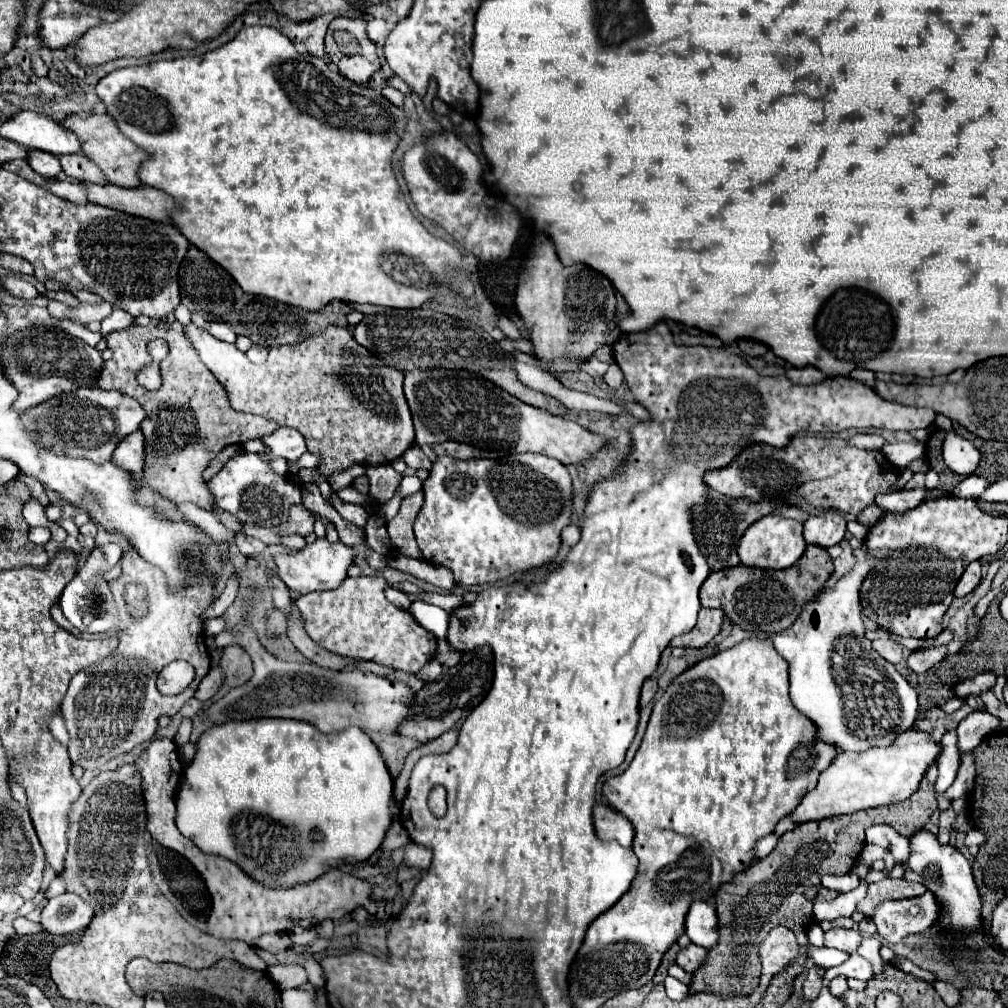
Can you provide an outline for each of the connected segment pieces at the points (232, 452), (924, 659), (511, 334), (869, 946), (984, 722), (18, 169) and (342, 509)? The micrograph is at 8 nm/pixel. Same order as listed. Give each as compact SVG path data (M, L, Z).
M236 444L236 446L226 446L226 448L224 448L224 450L222 450L222 452L220 452L220 454L218 454L210 464L208 464L208 466L216 464L216 462L226 464L230 458L234 458L234 456L238 456L238 454L242 454L242 452L244 452L244 448L242 448L242 446L238 446L238 444Z
M934 646L934 648L922 648L922 650L916 650L908 656L906 664L910 670L914 670L916 674L924 674L928 672L930 668L934 668L944 656L946 656L948 648L946 646Z
M498 316L498 320L496 320L496 326L508 336L508 338L518 338L518 336L522 336L522 332L506 318L506 316Z
M864 936L862 944L860 944L860 948L858 948L858 954L872 964L874 976L880 976L882 970L884 970L884 966L886 966L886 962L884 962L884 960L880 958L880 954L878 954L880 946L882 946L882 944L880 944L880 938L878 938L878 936Z
M976 710L968 714L960 724L958 724L958 750L960 754L974 750L984 736L990 732L1000 730L1000 720L992 716L990 712Z
M10 160L10 162L4 162L2 166L4 166L6 170L10 170L10 172L14 172L14 174L22 176L22 178L28 178L30 182L34 182L34 184L38 184L38 186L44 186L44 182L48 180L48 178L36 174L36 172L28 166L26 160Z
M332 492L332 496L330 496L330 504L340 512L340 516L342 516L344 520L348 520L348 522L352 522L352 524L364 528L364 524L366 524L366 520L368 520L368 512L366 512L364 506L346 504L346 502L342 502L342 500L336 496L336 492Z

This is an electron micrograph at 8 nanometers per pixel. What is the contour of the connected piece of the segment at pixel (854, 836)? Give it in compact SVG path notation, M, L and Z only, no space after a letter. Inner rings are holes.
M932 764L926 772L920 790L912 794L908 800L870 808L862 812L854 812L848 816L836 816L828 820L818 822L804 822L796 830L786 832L778 846L772 850L770 856L756 860L750 868L736 874L732 882L722 884L716 892L716 912L720 920L720 942L708 952L706 962L694 972L690 994L696 992L712 992L720 998L736 998L736 996L748 996L754 992L754 988L760 984L760 956L752 954L754 948L758 952L758 946L762 938L774 928L774 926L786 926L790 928L800 944L800 958L792 966L792 974L786 974L784 978L784 1002L792 994L792 984L798 974L806 970L806 932L808 926L812 926L812 906L814 900L804 898L804 892L808 886L814 886L818 890L818 900L834 900L838 894L820 886L820 878L824 874L846 874L852 870L858 854L864 846L864 830L872 824L890 824L898 834L910 836L924 828L928 818L938 806L938 796L934 792L934 782L938 778L938 768Z

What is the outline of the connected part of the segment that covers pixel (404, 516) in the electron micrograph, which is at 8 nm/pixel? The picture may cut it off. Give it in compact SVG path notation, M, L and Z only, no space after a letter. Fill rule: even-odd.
M422 492L406 496L402 500L402 506L400 506L400 512L396 514L396 518L386 522L394 550L402 552L406 556L412 556L412 558L420 558L420 560L422 560L422 556L420 556L414 532L412 532L412 526L414 526L414 520L416 520L416 514L418 514L422 502L424 502Z

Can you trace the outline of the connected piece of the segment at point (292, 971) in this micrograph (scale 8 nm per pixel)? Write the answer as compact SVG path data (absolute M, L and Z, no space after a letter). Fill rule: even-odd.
M270 968L268 970L272 982L280 988L280 990L286 990L286 988L298 988L298 986L304 986L308 984L308 974L304 968Z

